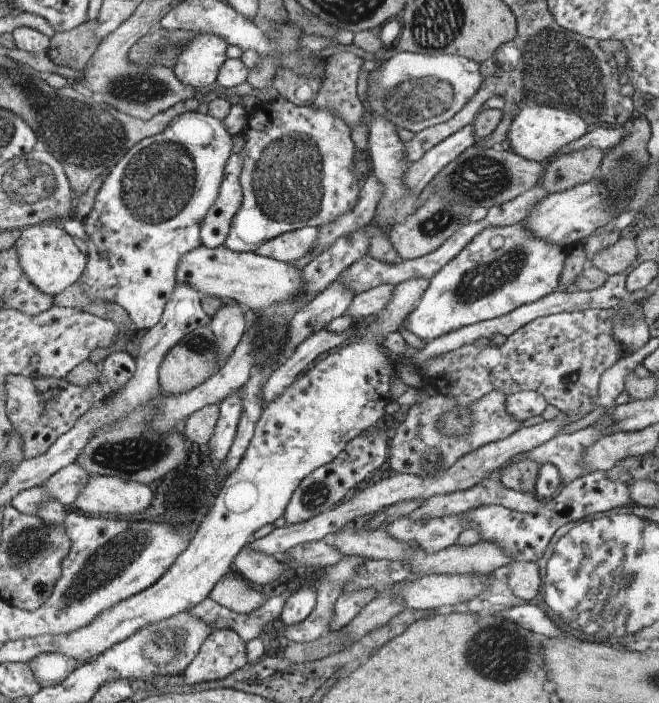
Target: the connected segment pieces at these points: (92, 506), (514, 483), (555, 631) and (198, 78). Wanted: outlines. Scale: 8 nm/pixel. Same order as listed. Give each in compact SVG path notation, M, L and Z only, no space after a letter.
M90 475L88 484L78 492L71 509L85 515L136 517L152 504L152 498L154 494L149 485L110 475Z
M522 458L522 460L504 465L500 469L499 481L504 486L516 491L535 492L540 470L540 463L530 460L530 458Z
M543 603L520 604L514 608L508 608L504 612L497 614L498 617L516 622L528 630L540 633L545 637L556 638L563 635L562 630L556 626L554 621L546 614Z
M194 33L176 58L176 64L172 67L174 74L188 86L212 87L228 60L228 46L229 43L218 34Z

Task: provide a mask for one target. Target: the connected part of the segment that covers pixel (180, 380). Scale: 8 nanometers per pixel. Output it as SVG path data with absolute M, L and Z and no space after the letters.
M209 326L196 328L178 341L164 356L159 368L159 383L164 395L184 394L212 378L223 367L216 335Z

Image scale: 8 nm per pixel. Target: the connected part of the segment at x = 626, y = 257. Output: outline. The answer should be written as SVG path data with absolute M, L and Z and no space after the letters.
M620 237L614 245L600 250L588 262L594 268L598 268L610 276L624 272L636 260L637 254L635 239Z

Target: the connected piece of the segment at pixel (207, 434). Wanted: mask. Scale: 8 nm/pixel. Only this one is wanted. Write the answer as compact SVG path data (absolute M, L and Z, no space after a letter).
M219 404L203 406L193 412L180 427L194 449L206 447L212 438L219 417Z

